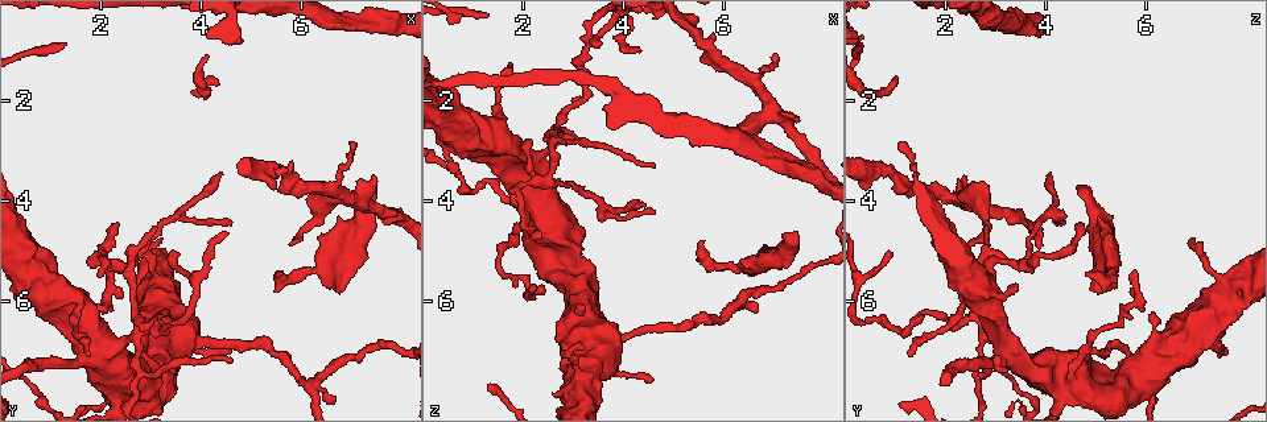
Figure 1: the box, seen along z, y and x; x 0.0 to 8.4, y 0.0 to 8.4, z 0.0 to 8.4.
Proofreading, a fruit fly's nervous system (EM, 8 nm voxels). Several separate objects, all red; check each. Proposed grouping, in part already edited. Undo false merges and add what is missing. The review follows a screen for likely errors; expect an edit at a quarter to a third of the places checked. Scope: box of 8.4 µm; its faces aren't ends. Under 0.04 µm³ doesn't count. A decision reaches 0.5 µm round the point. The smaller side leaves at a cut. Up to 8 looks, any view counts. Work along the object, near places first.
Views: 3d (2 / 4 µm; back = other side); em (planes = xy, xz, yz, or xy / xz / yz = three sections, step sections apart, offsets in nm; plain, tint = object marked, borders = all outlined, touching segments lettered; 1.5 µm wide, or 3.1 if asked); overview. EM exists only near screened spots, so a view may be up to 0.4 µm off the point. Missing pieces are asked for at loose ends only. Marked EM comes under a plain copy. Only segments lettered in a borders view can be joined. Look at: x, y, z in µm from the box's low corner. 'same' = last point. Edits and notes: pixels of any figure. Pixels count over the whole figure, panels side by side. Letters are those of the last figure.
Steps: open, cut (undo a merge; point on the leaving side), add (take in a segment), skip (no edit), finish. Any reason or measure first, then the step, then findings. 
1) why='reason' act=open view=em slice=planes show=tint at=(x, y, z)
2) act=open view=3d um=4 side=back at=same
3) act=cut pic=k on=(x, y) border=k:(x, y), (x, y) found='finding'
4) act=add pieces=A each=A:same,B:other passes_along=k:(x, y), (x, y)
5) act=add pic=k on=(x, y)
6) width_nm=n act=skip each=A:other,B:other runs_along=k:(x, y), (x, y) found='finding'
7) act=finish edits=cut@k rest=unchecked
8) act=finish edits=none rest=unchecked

why='branch stops here' act=open view=em slice=xy step=8 show=borders at=(0.65, 5.65, 3.45)

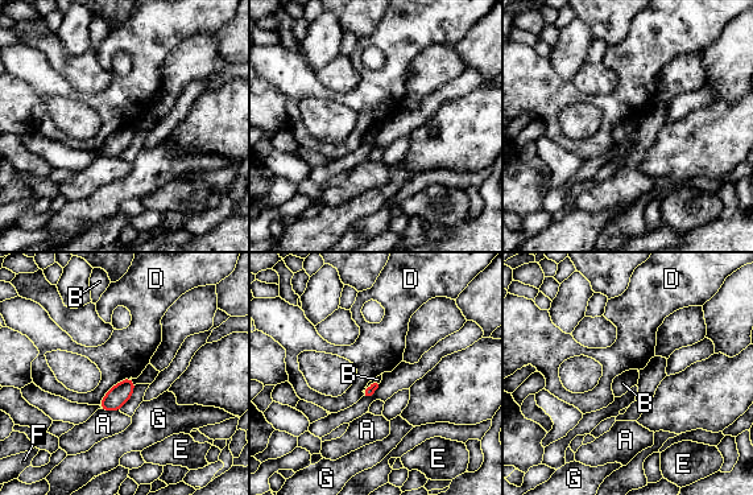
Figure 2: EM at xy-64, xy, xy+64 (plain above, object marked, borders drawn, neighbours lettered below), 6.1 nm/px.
act=open view=em slice=planes show=borders at=same

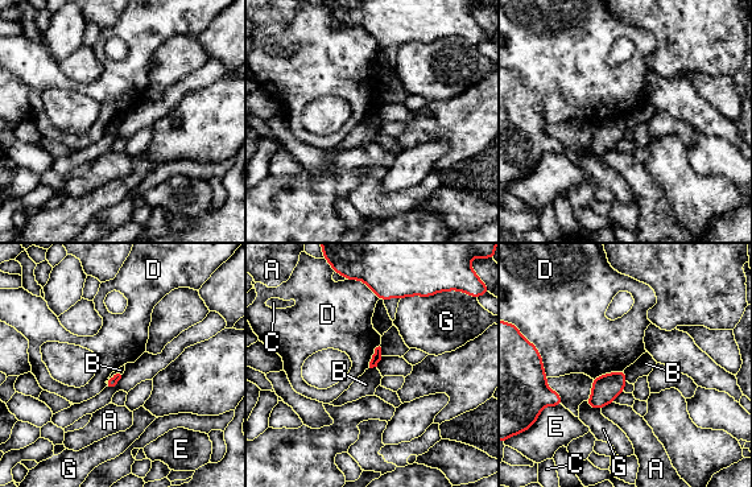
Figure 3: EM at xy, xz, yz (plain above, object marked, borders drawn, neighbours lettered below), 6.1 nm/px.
act=skip each=A:other,B:other,C:other,D:other,E:other,G:other border=3:(623, 371), (627, 380) found='no lettered segment goes on from it'

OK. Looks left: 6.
why='an open end' act=open view=3d um=2 at=(5.60, 5.40, 4.75)

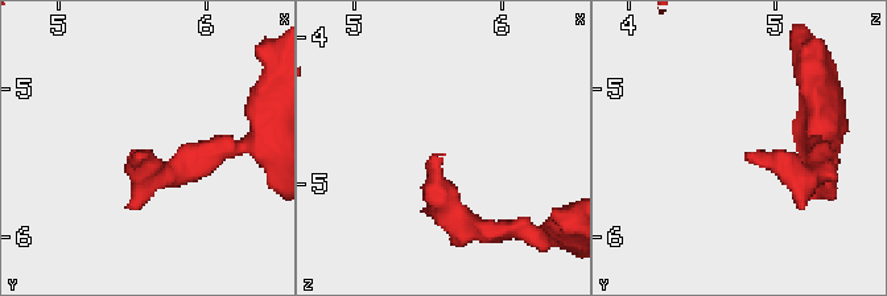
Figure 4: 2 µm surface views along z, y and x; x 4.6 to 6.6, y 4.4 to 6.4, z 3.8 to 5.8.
why='now the EM' act=open view=em slice=planes show=tint at=(5.60, 5.46, 4.78)

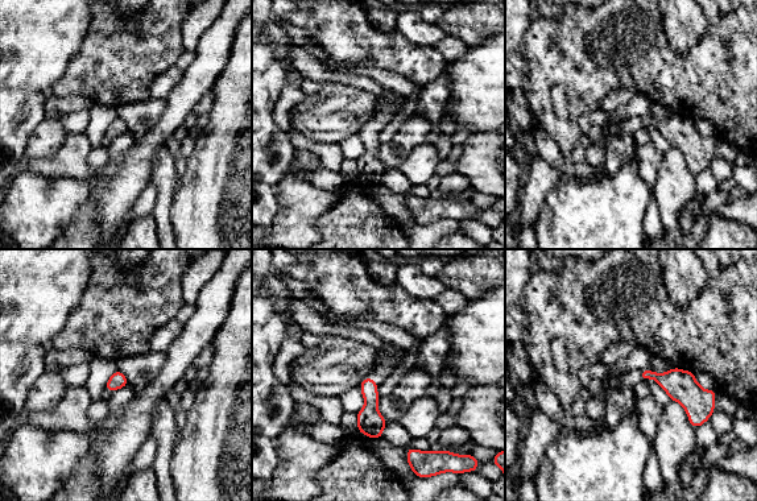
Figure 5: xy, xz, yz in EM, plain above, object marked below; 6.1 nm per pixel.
act=open view=em slice=planes show=borders at=same

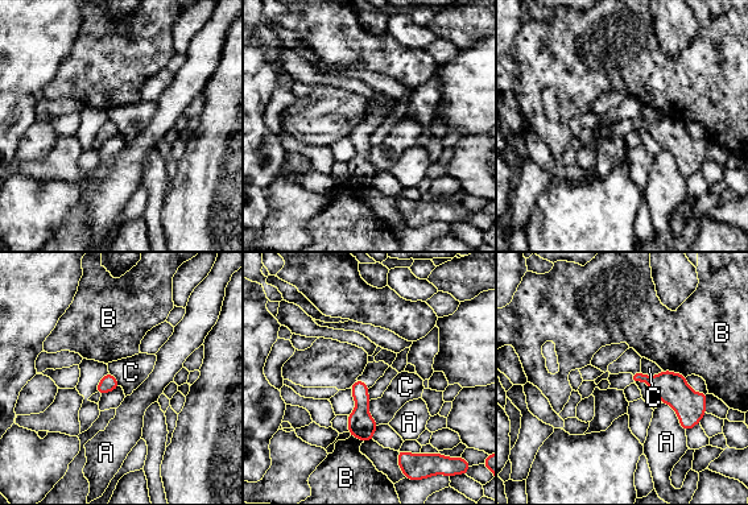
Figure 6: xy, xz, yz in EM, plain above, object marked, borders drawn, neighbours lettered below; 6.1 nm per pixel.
act=skip each=A:other,B:other,C:other border=6:(370, 400), (370, 415), (377, 425) found='none of them fits'

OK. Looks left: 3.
why='free end' act=open view=em slice=planes show=borders at=(7.45, 3.70, 4.60)

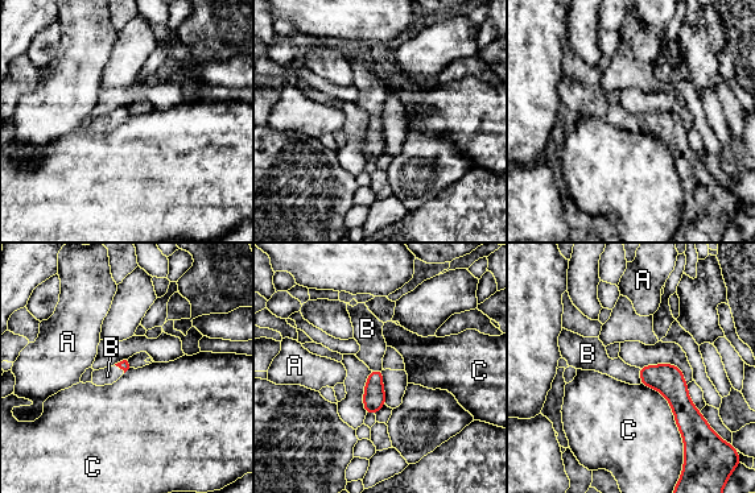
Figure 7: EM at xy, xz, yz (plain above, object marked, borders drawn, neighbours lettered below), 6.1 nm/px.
longest_contact=C:400nm act=add pieces=B each=A:other,B:same,C:other found='it goes on there'

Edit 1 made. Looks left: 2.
act=finish edits=add@7 rest=unchecked

